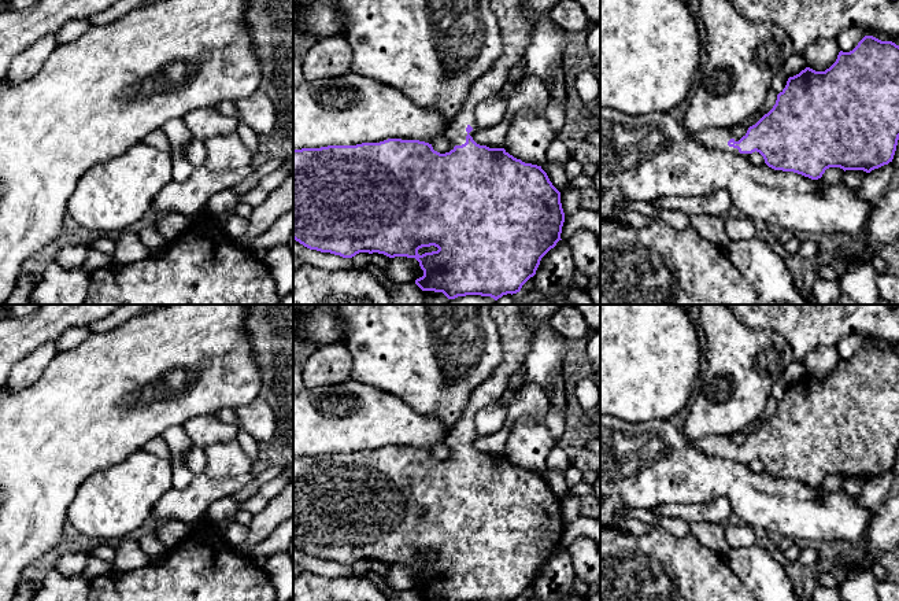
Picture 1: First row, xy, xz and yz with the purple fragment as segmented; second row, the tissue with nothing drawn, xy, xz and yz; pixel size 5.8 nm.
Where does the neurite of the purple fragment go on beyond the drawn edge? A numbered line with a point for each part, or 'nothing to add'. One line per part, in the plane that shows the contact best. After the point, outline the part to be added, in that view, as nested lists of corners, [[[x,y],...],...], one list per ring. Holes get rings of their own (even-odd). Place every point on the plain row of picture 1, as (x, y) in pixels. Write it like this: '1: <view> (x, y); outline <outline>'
1: xz (514, 331); outline [[[491,305],[491,313],[497,327],[503,360],[491,377],[478,386],[462,419],[447,434],[445,443],[454,453],[466,450],[466,443],[476,440],[474,416],[478,410],[500,401],[510,377],[522,366],[530,349],[530,338],[537,324],[550,324],[551,316],[561,305]]]

